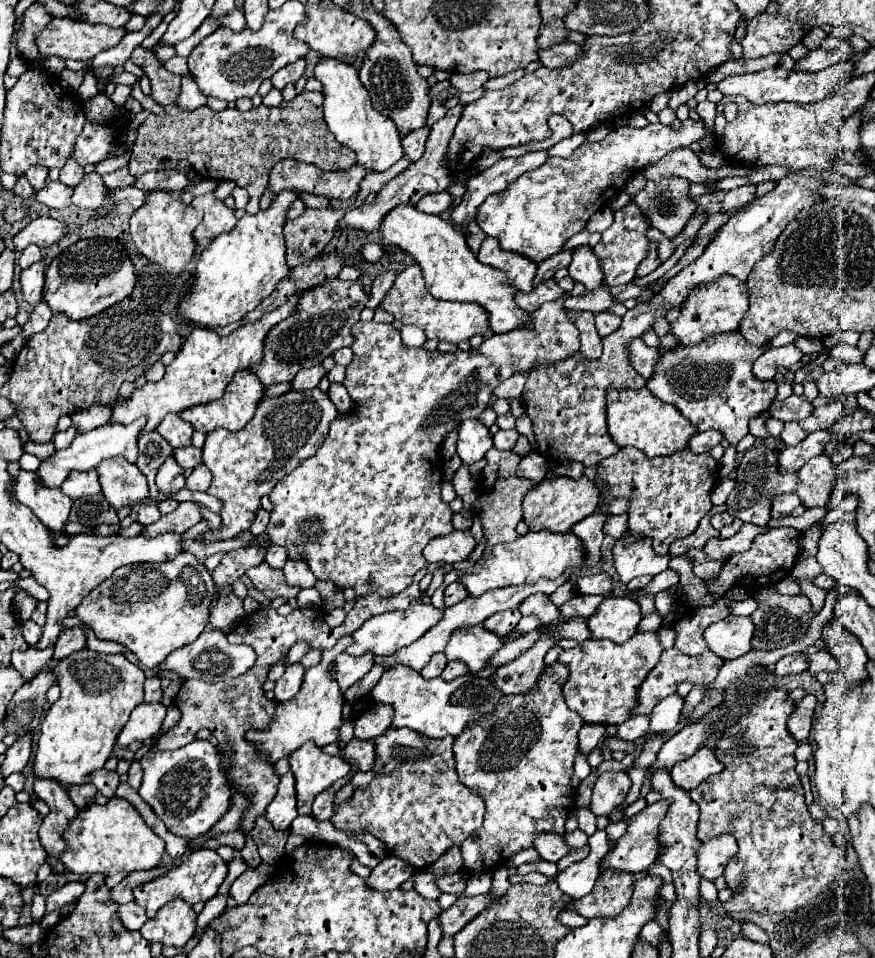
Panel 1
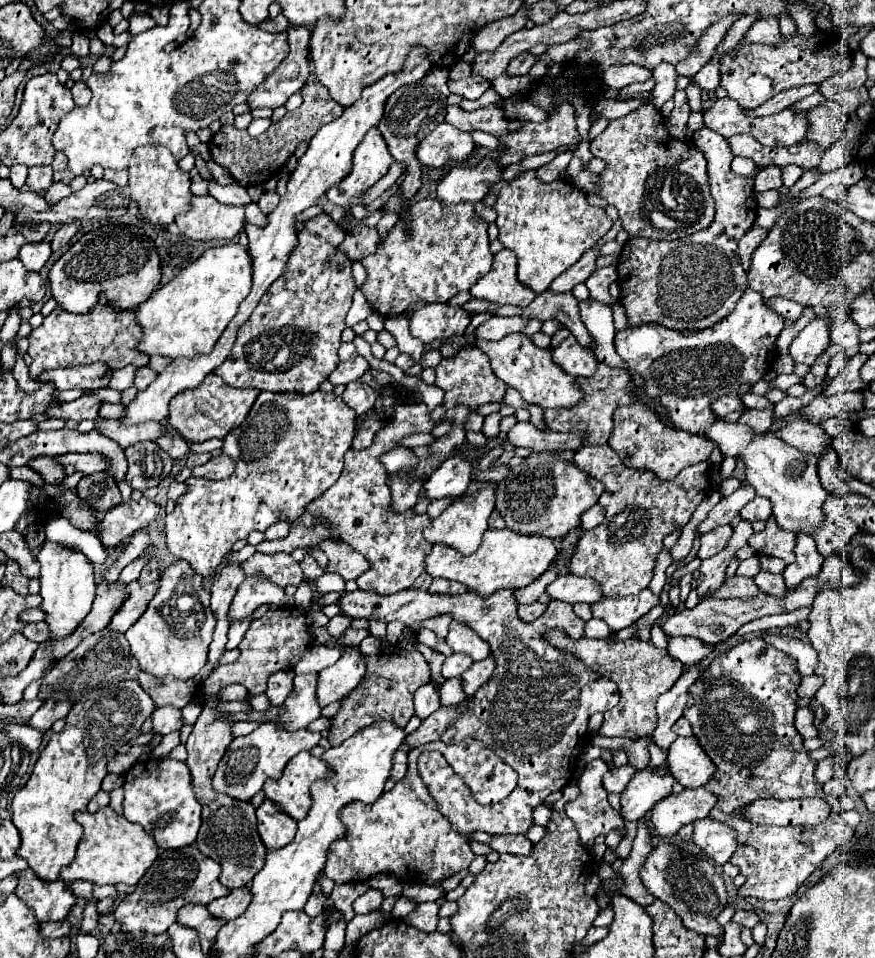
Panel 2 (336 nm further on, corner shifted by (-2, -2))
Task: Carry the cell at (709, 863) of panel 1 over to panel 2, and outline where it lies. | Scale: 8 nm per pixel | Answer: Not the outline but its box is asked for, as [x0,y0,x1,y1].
[694,817,736,865]

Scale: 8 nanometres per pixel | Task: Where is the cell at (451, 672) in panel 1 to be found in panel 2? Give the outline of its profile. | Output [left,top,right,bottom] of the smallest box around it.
[442,653,474,679]

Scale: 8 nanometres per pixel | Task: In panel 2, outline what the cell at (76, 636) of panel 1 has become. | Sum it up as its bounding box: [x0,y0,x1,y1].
[108,581,158,633]

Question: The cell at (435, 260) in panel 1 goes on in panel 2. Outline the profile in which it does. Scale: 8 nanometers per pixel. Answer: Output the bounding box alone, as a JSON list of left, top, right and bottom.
[476,333,582,409]

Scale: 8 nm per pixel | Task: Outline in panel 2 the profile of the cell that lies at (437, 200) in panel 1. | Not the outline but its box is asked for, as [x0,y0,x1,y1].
[438,159,500,205]

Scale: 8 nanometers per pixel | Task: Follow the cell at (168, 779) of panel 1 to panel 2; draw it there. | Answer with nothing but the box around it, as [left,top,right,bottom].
[124,759,202,849]

